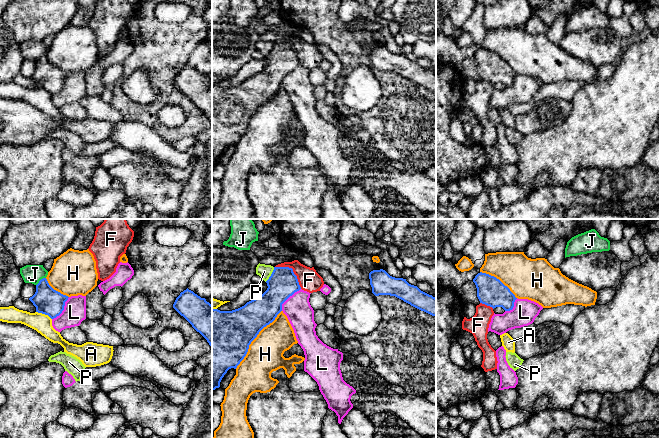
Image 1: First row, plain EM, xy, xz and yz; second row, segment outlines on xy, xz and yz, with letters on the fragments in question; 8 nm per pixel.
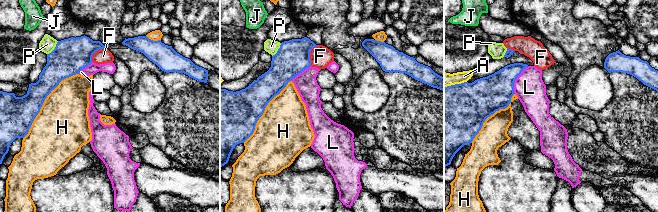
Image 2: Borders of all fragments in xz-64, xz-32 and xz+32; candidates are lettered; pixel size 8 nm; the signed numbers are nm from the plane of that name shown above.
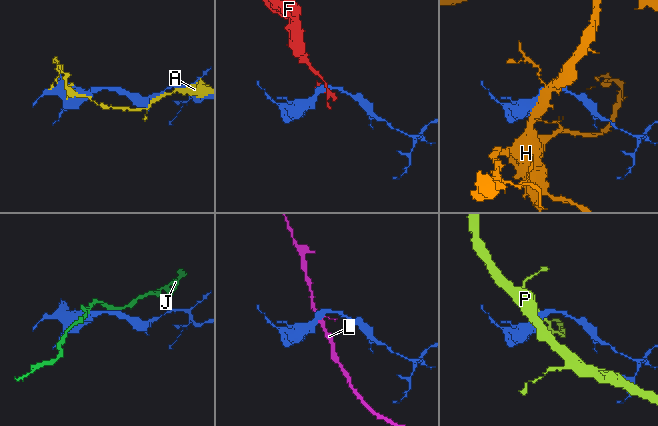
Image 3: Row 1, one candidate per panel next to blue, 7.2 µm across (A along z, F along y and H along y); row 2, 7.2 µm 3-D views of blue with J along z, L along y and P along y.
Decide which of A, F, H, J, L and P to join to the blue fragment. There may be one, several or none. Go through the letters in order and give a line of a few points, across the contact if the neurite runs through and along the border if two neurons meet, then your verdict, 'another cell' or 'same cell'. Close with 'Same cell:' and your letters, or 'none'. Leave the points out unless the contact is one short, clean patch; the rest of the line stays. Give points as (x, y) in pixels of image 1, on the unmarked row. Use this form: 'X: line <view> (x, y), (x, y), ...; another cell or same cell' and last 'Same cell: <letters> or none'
A: another cell
F: another cell
H: another cell
J: line xy (45, 53), (36, 61); another cell
L: line xy (69, 73), (65, 78), (64, 85), (52, 95); another cell
P: line xz (274, 43), (271, 51), (265, 57); another cell
Same cell: none

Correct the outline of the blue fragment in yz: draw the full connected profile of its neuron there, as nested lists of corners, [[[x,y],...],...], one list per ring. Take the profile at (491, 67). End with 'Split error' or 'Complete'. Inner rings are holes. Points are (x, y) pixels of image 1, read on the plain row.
[[[478,49],[473,58],[477,64],[477,73],[480,79],[492,83],[502,83],[510,87],[517,75],[510,65],[499,55],[486,49]]]. Complete

